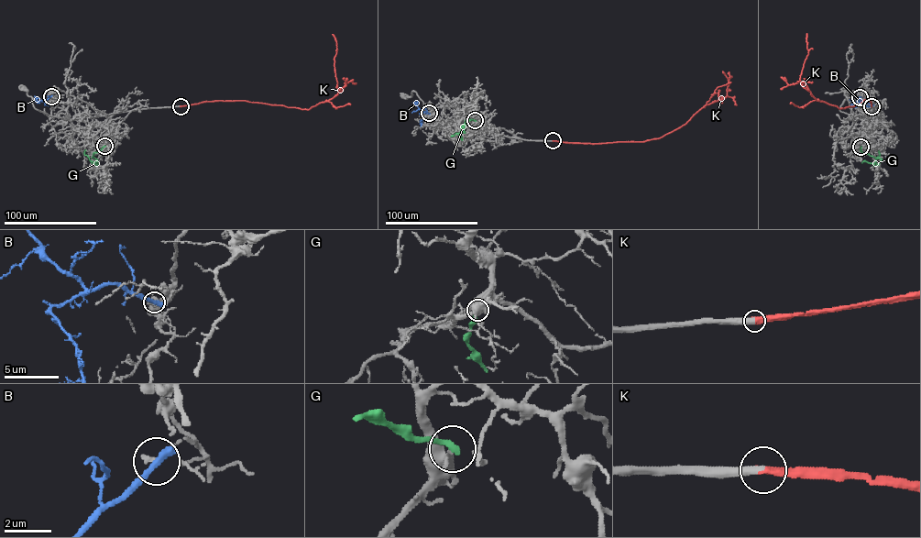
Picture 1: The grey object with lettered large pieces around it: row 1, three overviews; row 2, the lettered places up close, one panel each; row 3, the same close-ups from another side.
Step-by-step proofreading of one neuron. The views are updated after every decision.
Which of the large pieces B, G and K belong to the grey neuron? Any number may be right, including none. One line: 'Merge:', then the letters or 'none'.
Merge: K

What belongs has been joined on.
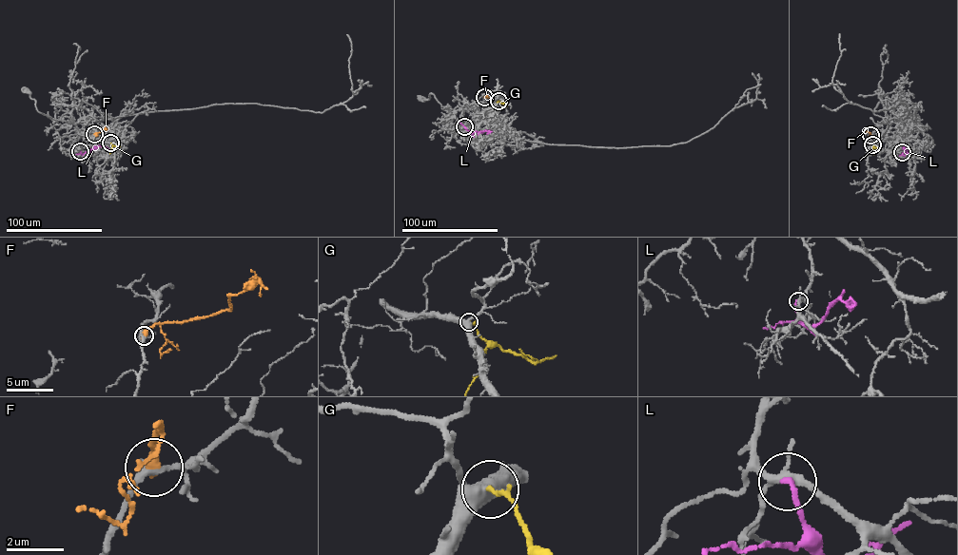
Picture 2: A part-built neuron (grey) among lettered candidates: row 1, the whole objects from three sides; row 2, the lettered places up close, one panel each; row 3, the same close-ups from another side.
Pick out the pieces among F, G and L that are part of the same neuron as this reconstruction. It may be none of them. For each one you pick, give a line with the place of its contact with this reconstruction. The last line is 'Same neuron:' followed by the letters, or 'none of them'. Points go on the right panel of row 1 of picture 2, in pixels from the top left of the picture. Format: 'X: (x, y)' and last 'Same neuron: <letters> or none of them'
G: (872, 144)
Same neuron: G

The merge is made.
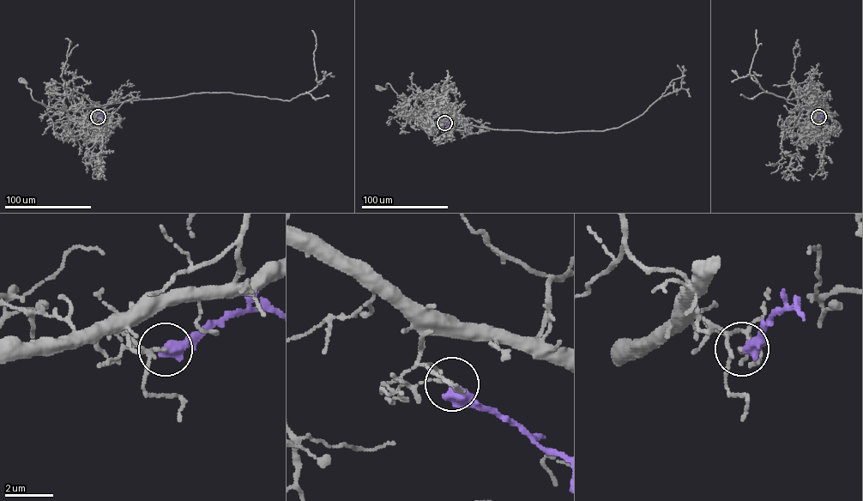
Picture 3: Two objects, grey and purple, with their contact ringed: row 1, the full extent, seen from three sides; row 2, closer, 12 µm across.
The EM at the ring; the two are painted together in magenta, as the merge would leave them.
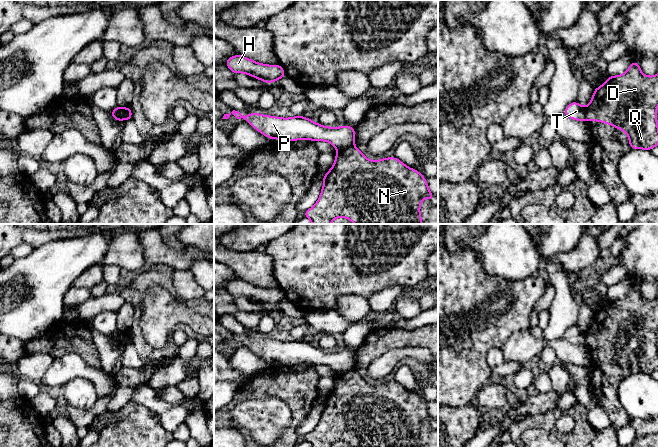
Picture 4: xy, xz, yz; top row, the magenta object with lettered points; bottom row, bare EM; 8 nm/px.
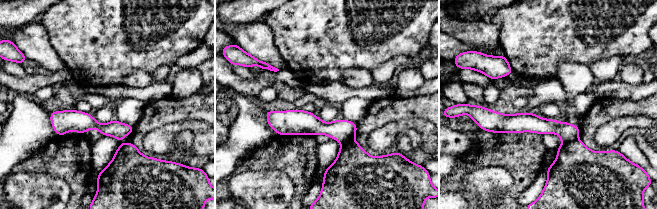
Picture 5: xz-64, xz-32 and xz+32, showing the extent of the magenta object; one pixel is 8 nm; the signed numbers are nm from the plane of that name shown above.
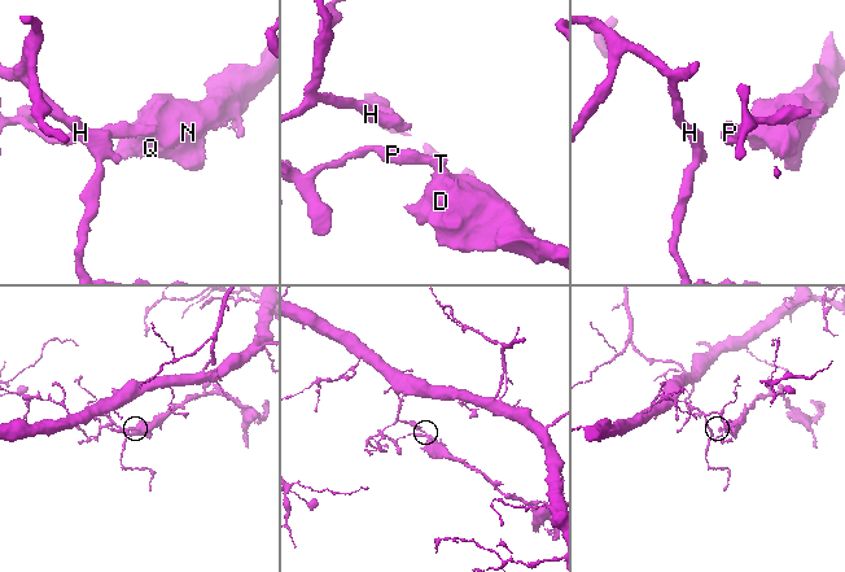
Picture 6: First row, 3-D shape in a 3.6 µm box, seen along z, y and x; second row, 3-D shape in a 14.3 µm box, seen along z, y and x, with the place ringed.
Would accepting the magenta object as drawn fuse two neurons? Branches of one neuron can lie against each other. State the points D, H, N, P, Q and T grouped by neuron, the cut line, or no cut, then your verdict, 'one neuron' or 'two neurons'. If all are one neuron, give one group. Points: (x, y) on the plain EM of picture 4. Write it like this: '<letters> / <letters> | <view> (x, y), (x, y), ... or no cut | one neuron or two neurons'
D N Q / H P T | xz (353, 369), (339, 374) | two neurons

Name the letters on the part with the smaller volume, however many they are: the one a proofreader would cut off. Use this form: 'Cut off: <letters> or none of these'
Cut off: D, N, Q

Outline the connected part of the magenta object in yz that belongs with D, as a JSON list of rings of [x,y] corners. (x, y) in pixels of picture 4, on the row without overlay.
[[[634,284],[623,299],[609,300],[608,304],[594,313],[593,321],[585,332],[586,345],[601,345],[611,348],[619,355],[624,354],[632,373],[651,375],[658,368],[658,298],[645,300]]]

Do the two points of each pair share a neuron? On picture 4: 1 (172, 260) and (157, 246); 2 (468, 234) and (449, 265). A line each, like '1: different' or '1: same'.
1: same
2: different

